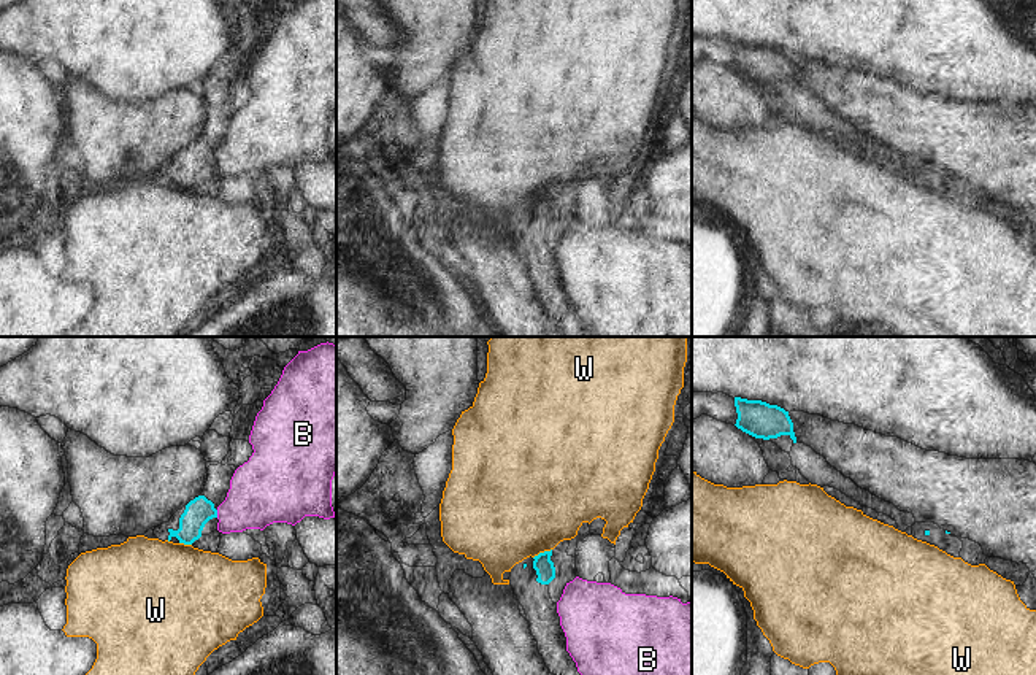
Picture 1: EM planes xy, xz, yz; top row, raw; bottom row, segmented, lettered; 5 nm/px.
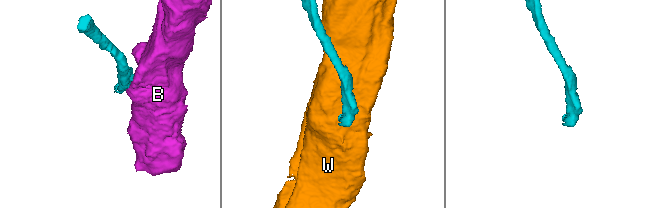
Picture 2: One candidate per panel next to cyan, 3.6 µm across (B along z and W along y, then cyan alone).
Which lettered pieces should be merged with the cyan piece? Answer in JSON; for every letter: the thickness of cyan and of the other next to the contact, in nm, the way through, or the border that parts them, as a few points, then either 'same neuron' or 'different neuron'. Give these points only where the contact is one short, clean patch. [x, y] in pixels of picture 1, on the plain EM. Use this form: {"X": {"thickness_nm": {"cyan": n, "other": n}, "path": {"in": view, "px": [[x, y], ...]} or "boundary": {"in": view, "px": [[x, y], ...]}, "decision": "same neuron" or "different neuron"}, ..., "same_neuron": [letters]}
{"B": {"thickness_nm": {"cyan": 140, "other": 320}, "boundary": {"in": "xy", "px": [[216, 154], [218, 161]]}, "decision": "different neuron"}, "W": {"thickness_nm": {"cyan": 100, "other": 500}, "boundary": {"in": "xz", "px": [[551, 192], [533, 202]]}, "decision": "different neuron"}, "same_neuron": []}

